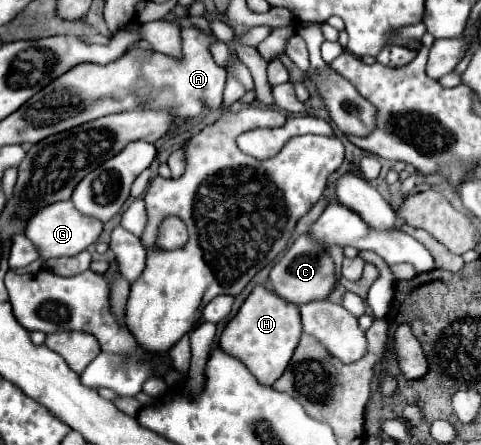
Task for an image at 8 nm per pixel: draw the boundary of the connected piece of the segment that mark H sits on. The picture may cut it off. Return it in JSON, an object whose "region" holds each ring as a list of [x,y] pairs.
{"region":[[[255,286],[247,296],[235,318],[231,318],[219,338],[219,346],[233,354],[237,360],[245,362],[245,366],[255,374],[255,378],[263,386],[271,386],[287,368],[293,350],[297,348],[301,336],[301,320],[299,308],[291,302],[283,302],[265,286]]]}

